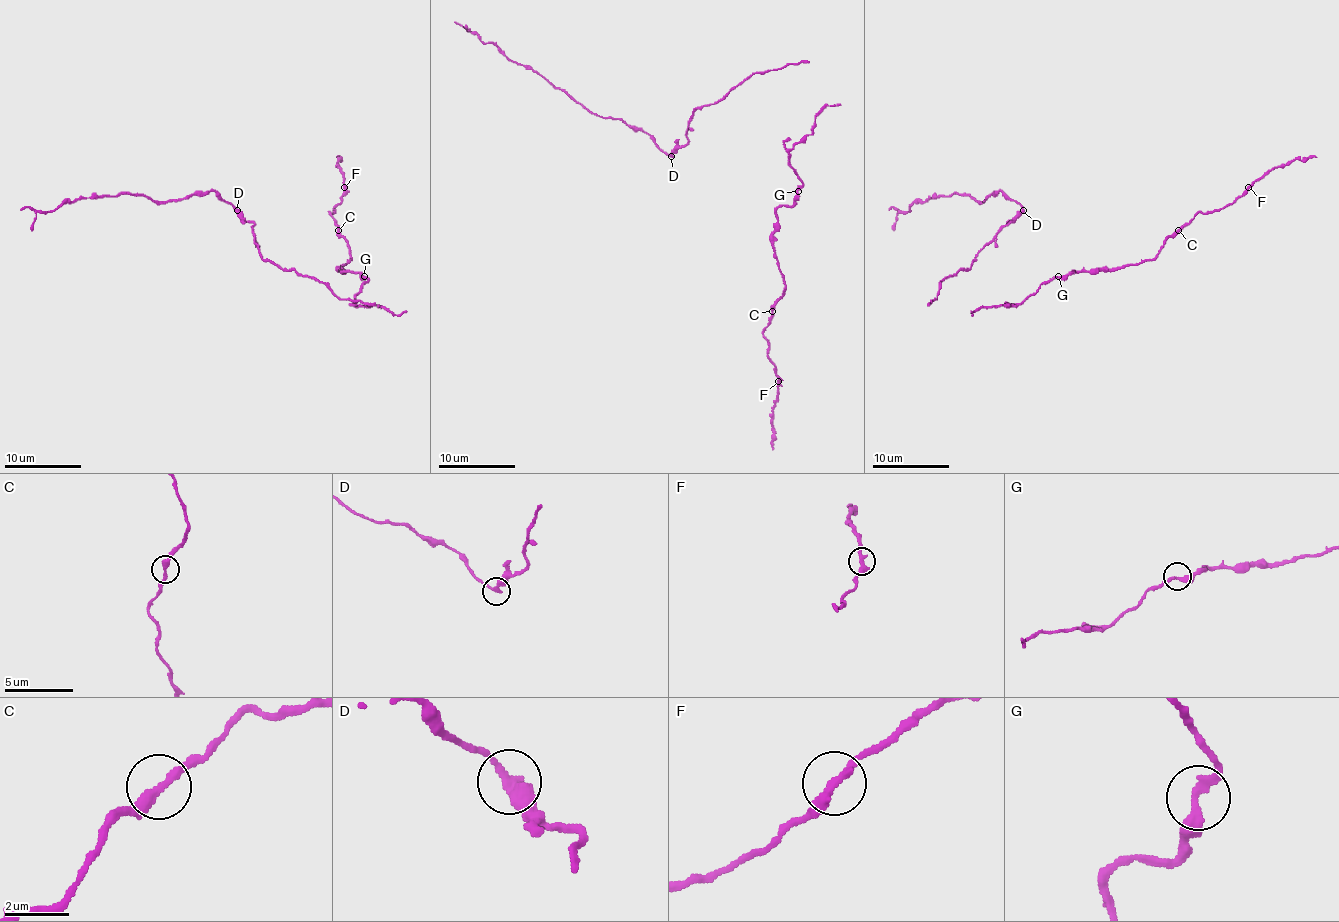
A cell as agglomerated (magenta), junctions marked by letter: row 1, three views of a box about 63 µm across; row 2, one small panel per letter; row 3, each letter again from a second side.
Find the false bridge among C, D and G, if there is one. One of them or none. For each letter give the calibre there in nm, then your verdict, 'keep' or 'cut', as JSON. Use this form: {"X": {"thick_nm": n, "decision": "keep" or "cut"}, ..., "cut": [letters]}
{"C": {"thick_nm": 320, "decision": "cut"}, "D": {"thick_nm": 280, "decision": "keep"}, "G": {"thick_nm": 280, "decision": "keep"}, "cut": ["C"]}

